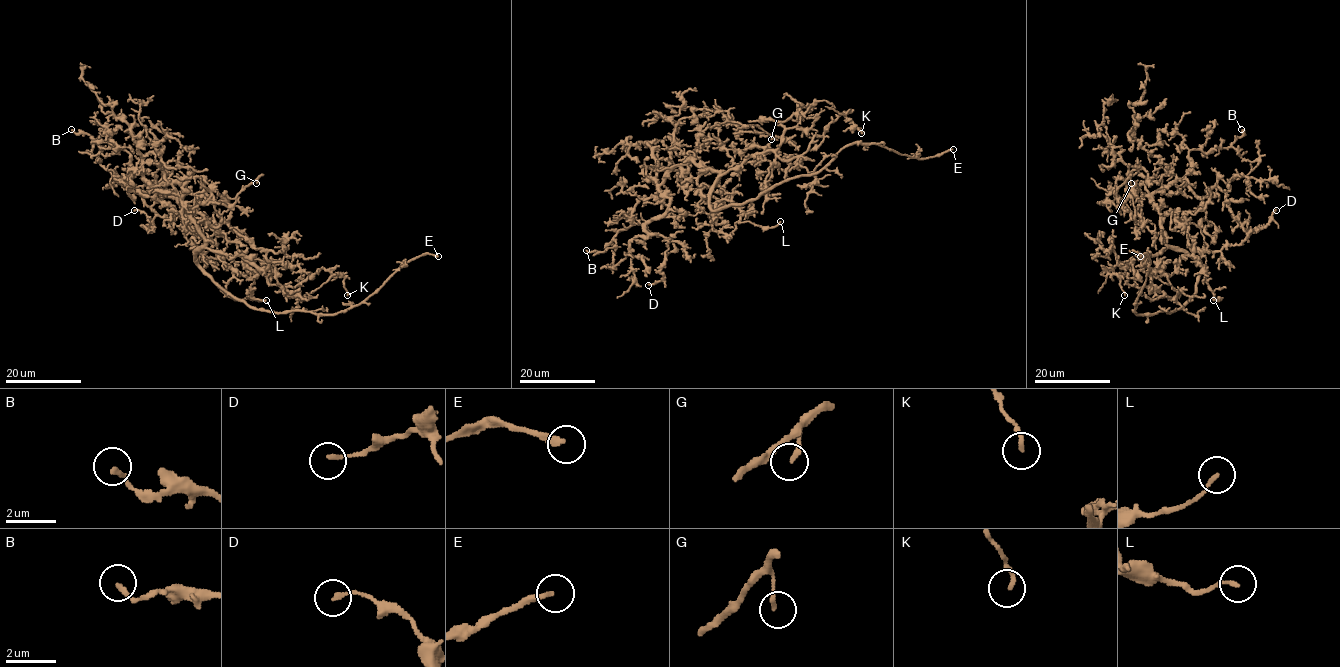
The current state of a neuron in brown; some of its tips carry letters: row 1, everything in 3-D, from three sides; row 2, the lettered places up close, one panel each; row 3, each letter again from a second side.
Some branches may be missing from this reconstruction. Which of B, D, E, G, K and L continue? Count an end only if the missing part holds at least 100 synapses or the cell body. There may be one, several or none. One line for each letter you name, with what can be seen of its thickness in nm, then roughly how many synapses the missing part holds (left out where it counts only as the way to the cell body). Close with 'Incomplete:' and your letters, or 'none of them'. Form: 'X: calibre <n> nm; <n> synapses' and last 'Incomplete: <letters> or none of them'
E: calibre 220 nm
Incomplete: E

